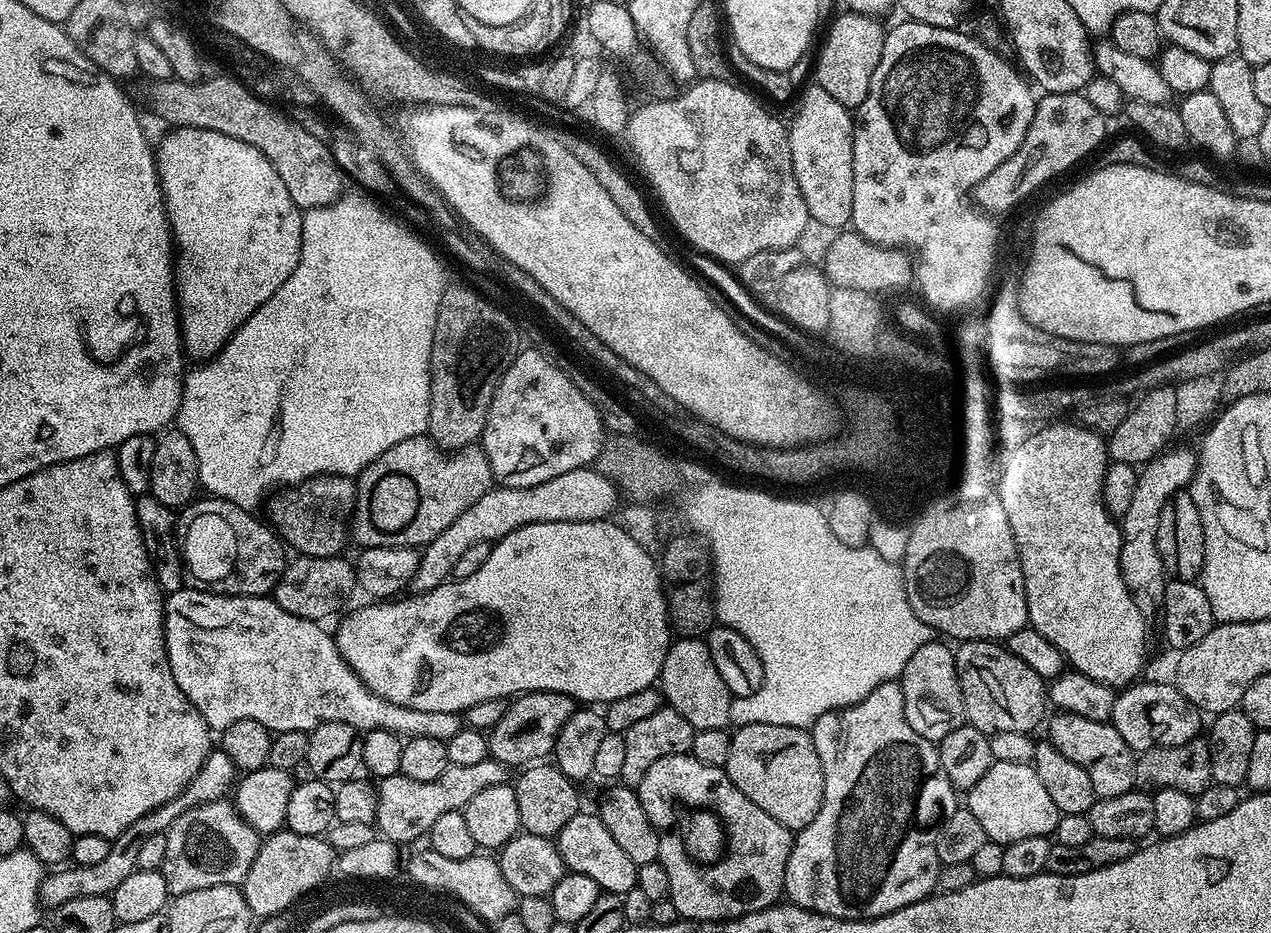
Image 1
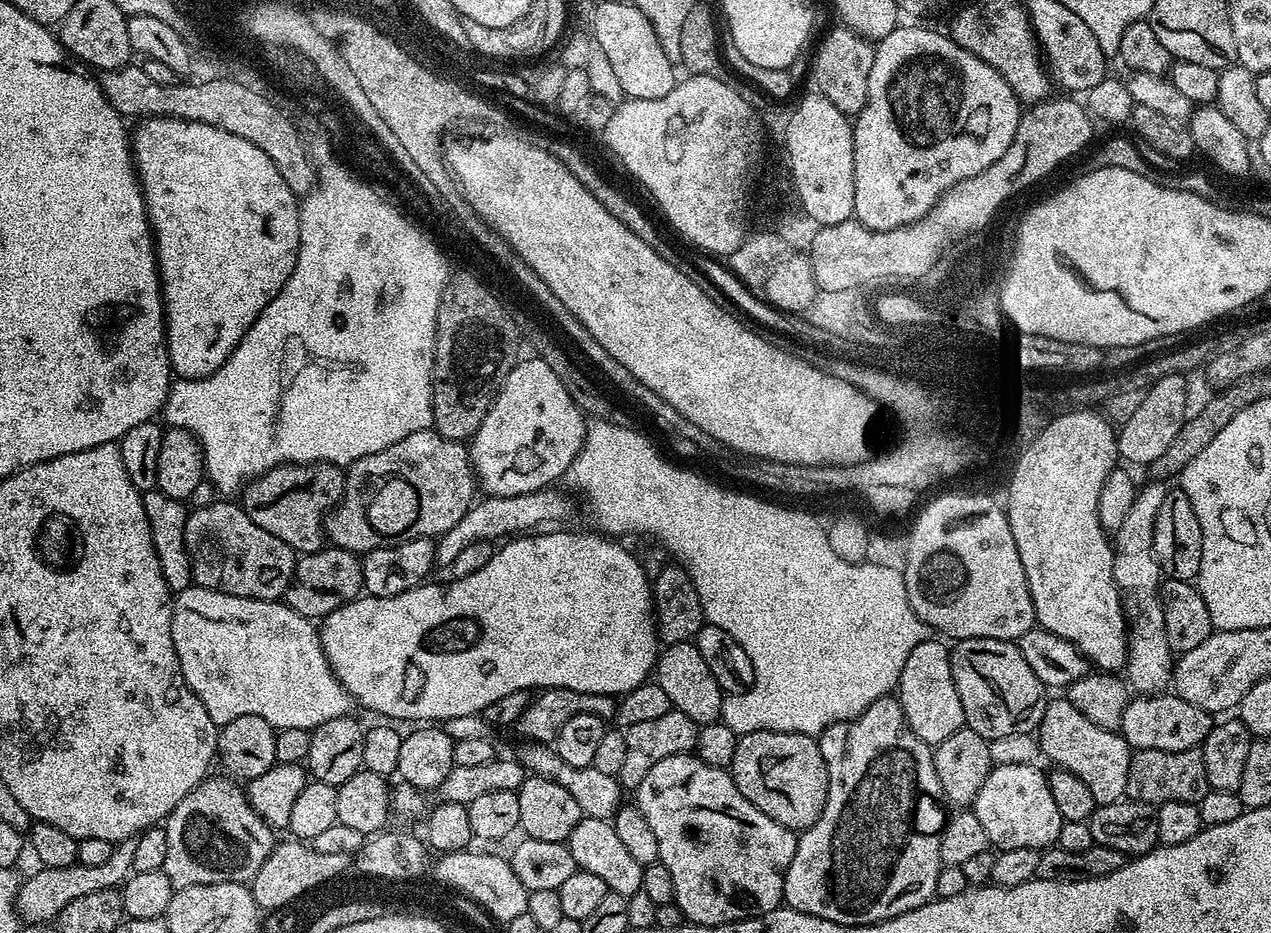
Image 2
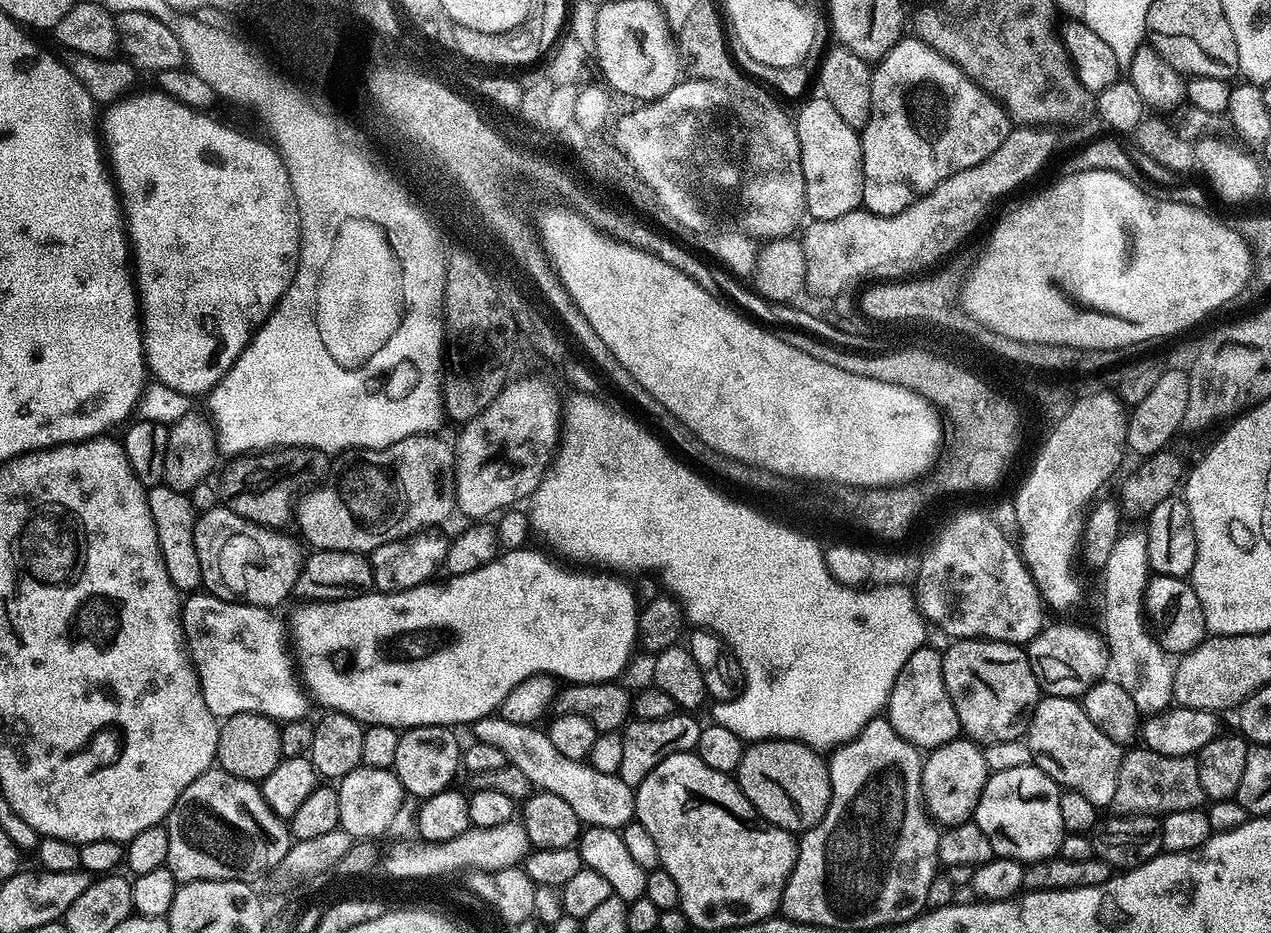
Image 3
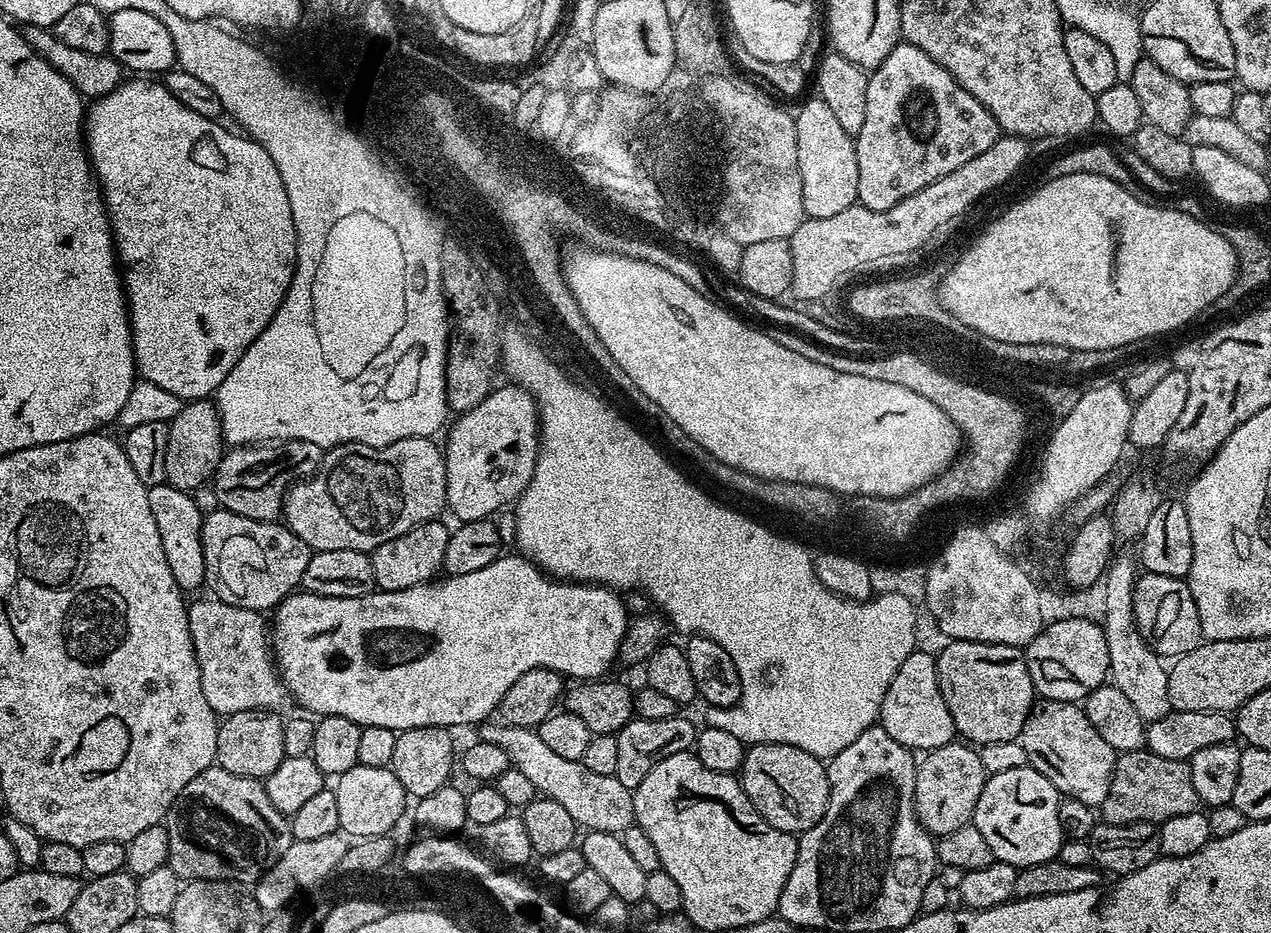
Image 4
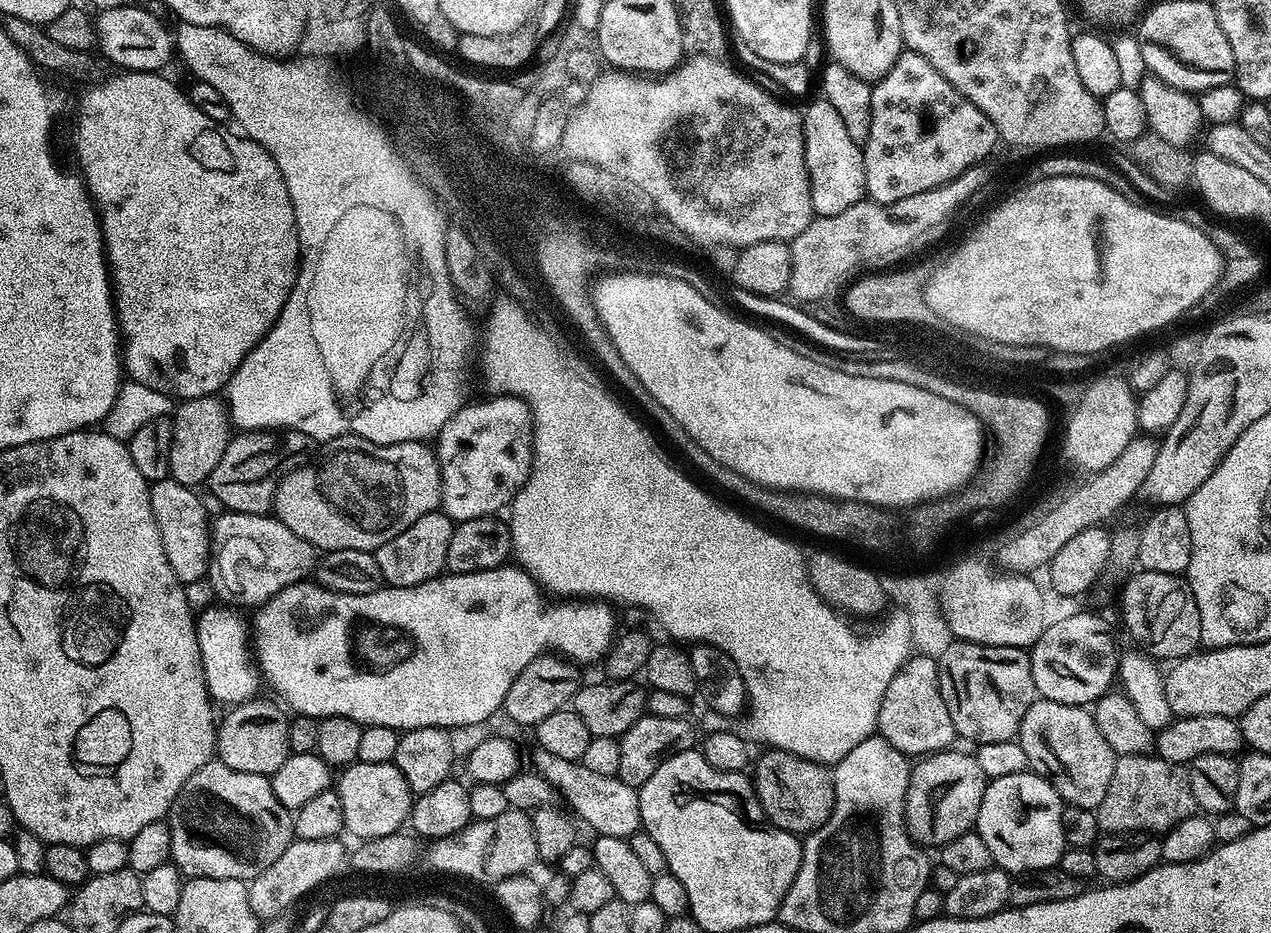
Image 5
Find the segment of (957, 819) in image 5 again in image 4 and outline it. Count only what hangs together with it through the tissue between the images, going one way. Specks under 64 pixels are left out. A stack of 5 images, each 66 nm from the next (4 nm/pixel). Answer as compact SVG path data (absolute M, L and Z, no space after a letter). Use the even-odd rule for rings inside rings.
M953 742L932 749L916 766L912 801L916 803L916 816L921 826L936 838L966 826L978 806L978 794L982 794L985 779L982 758L975 747L964 742Z

